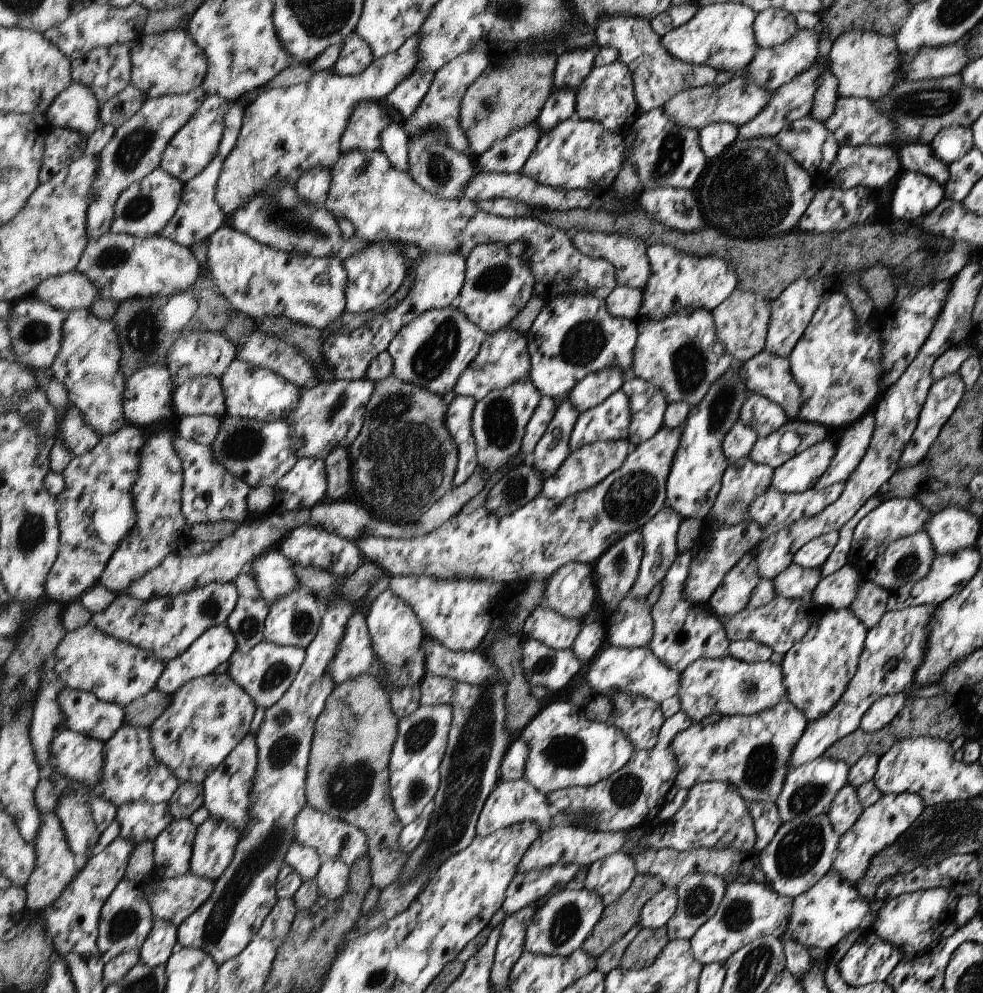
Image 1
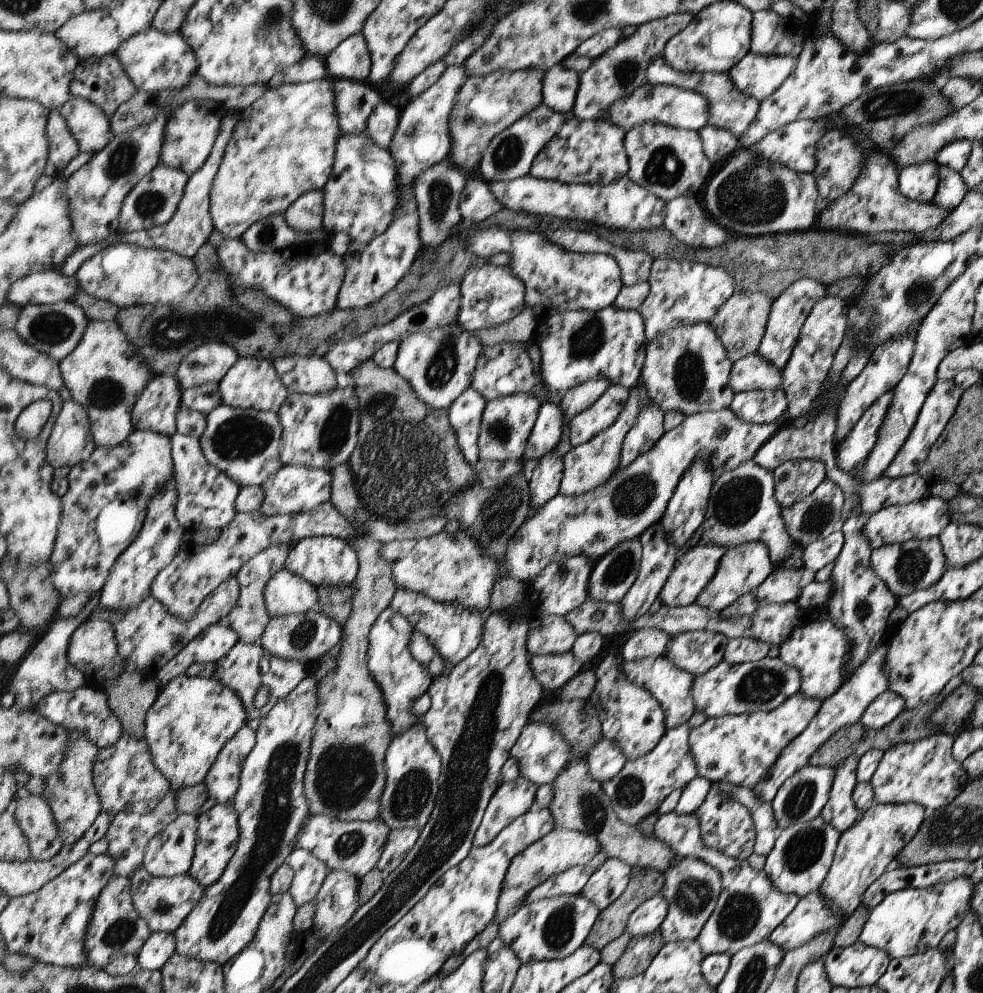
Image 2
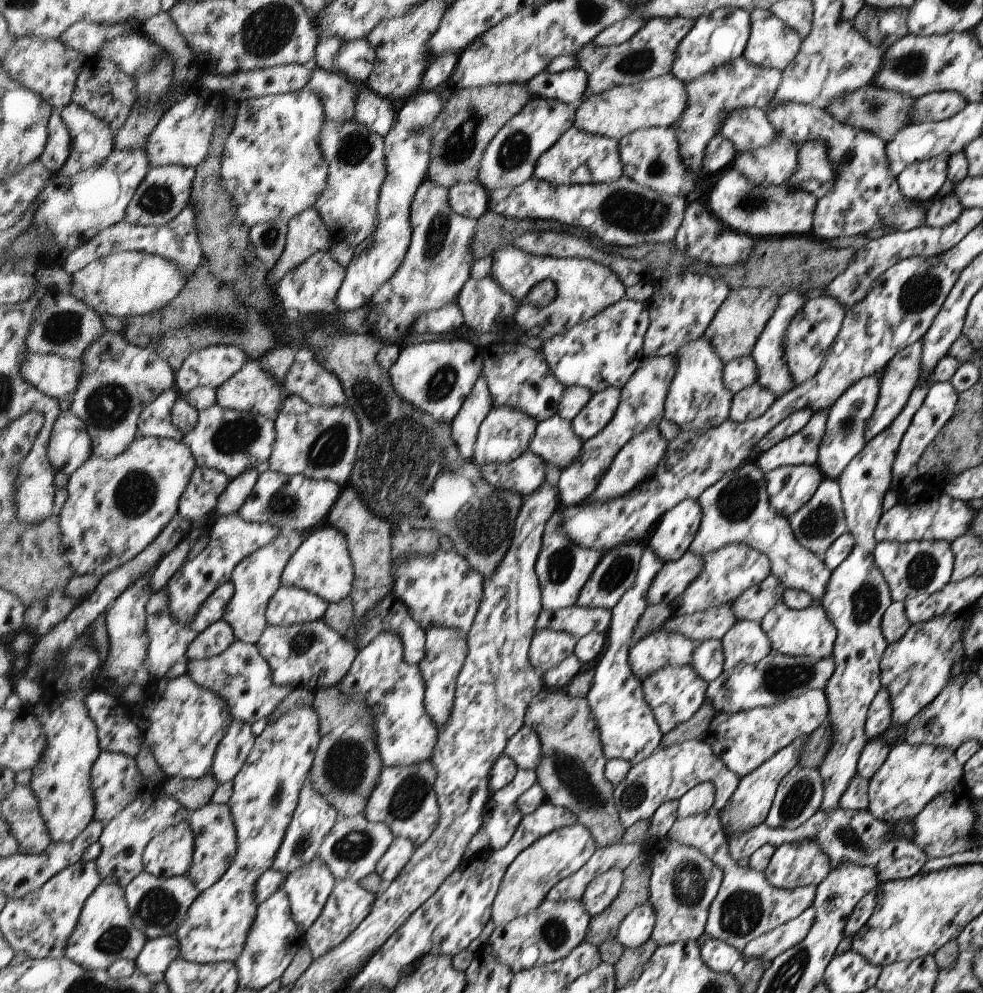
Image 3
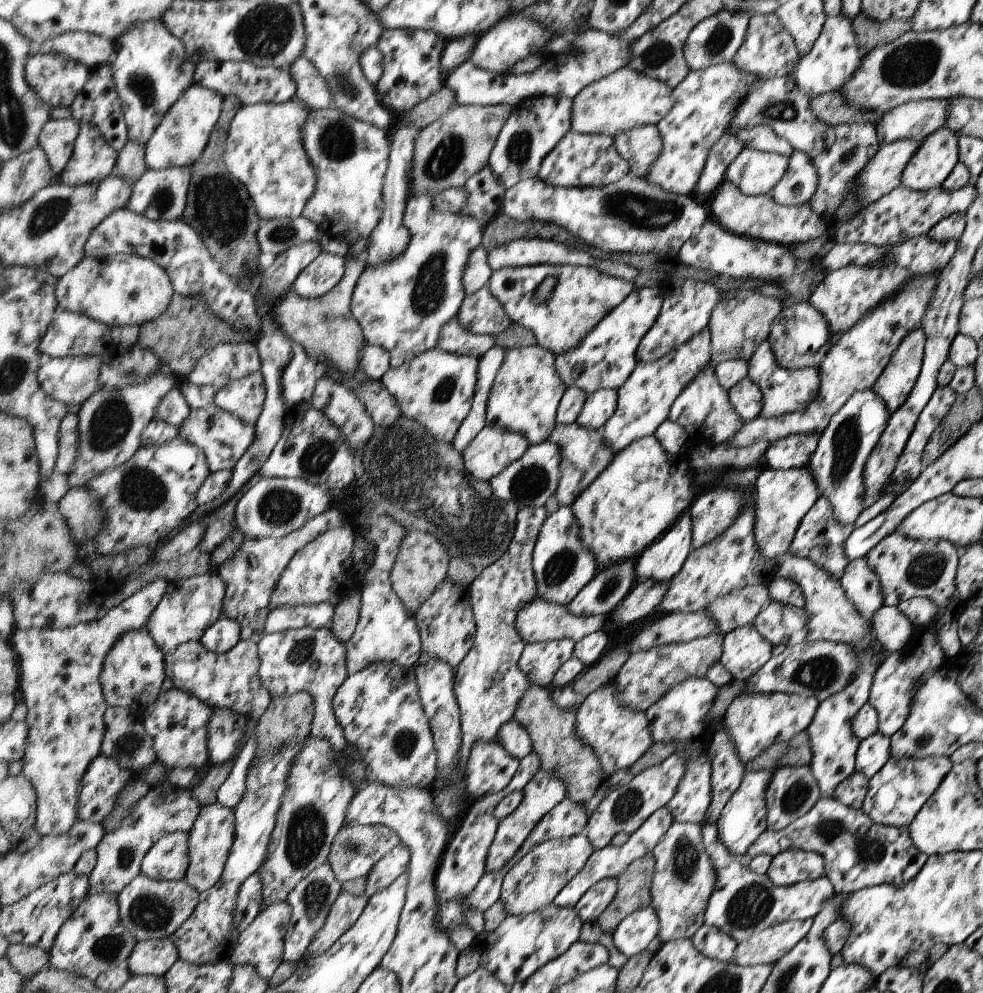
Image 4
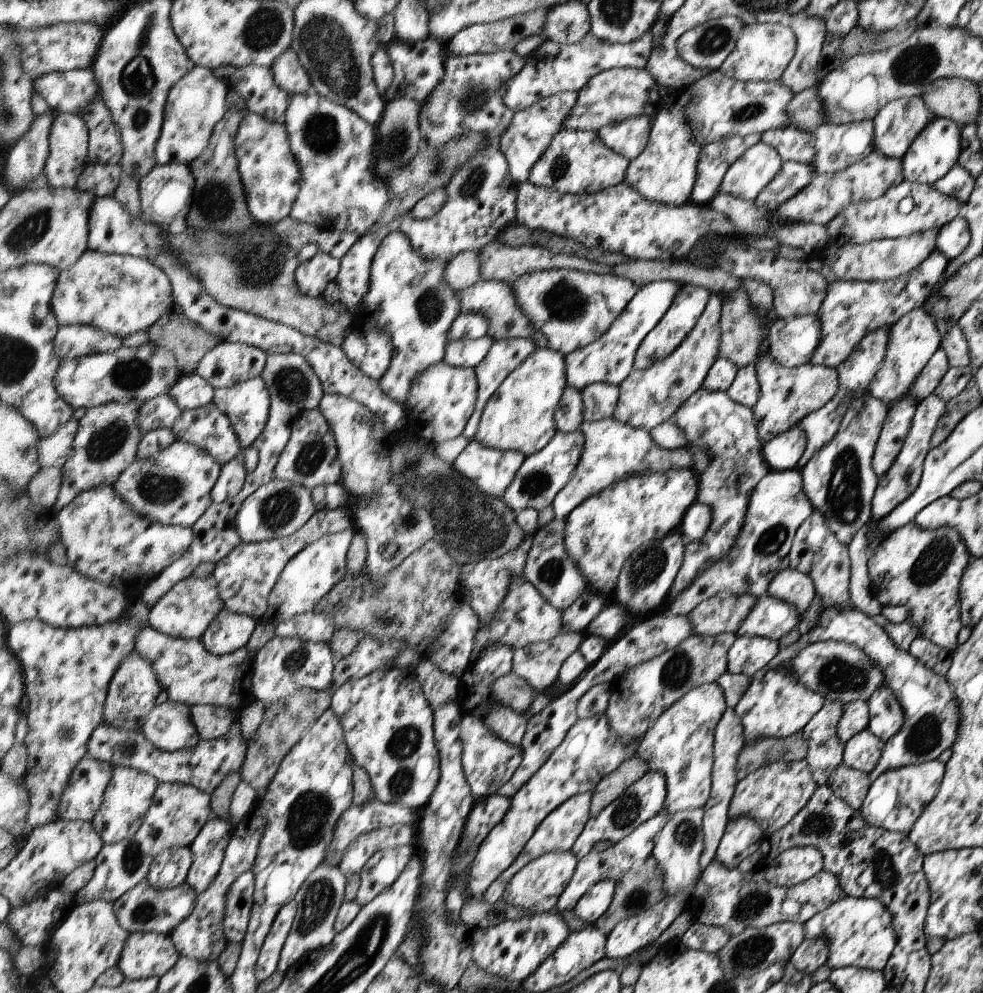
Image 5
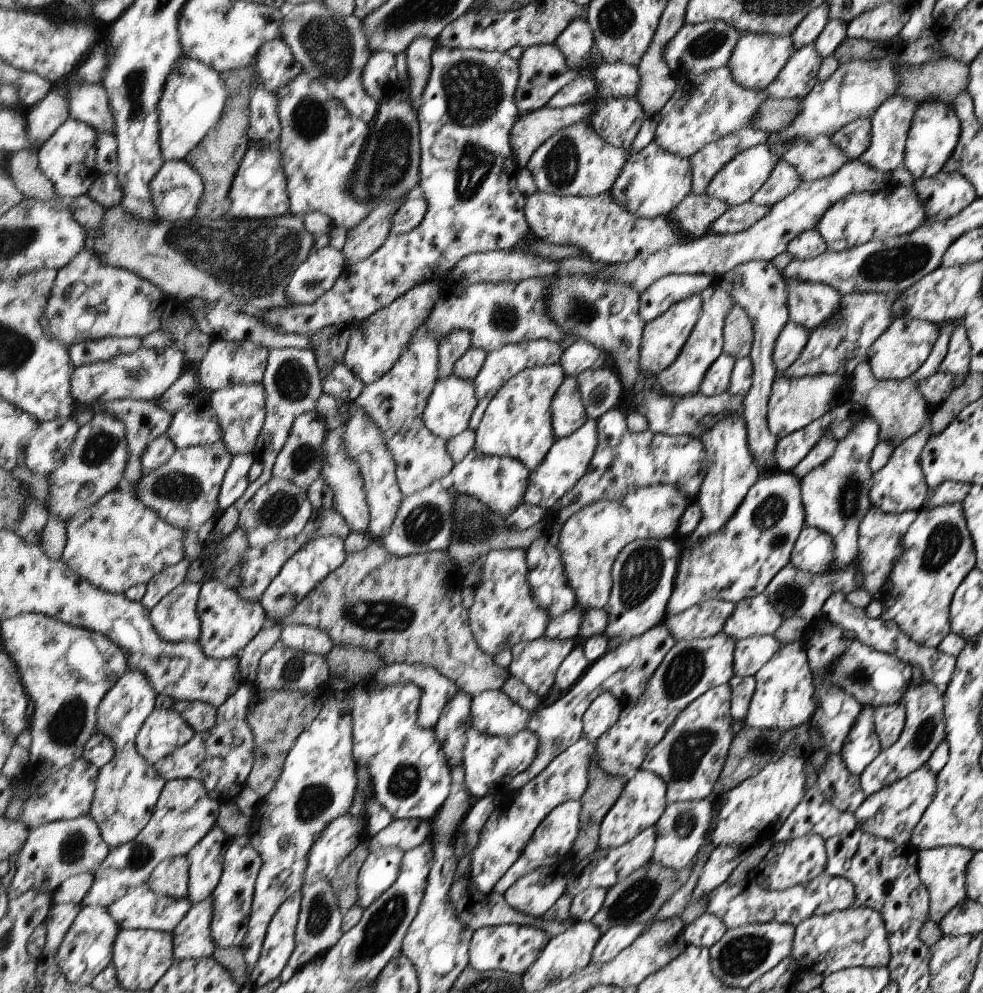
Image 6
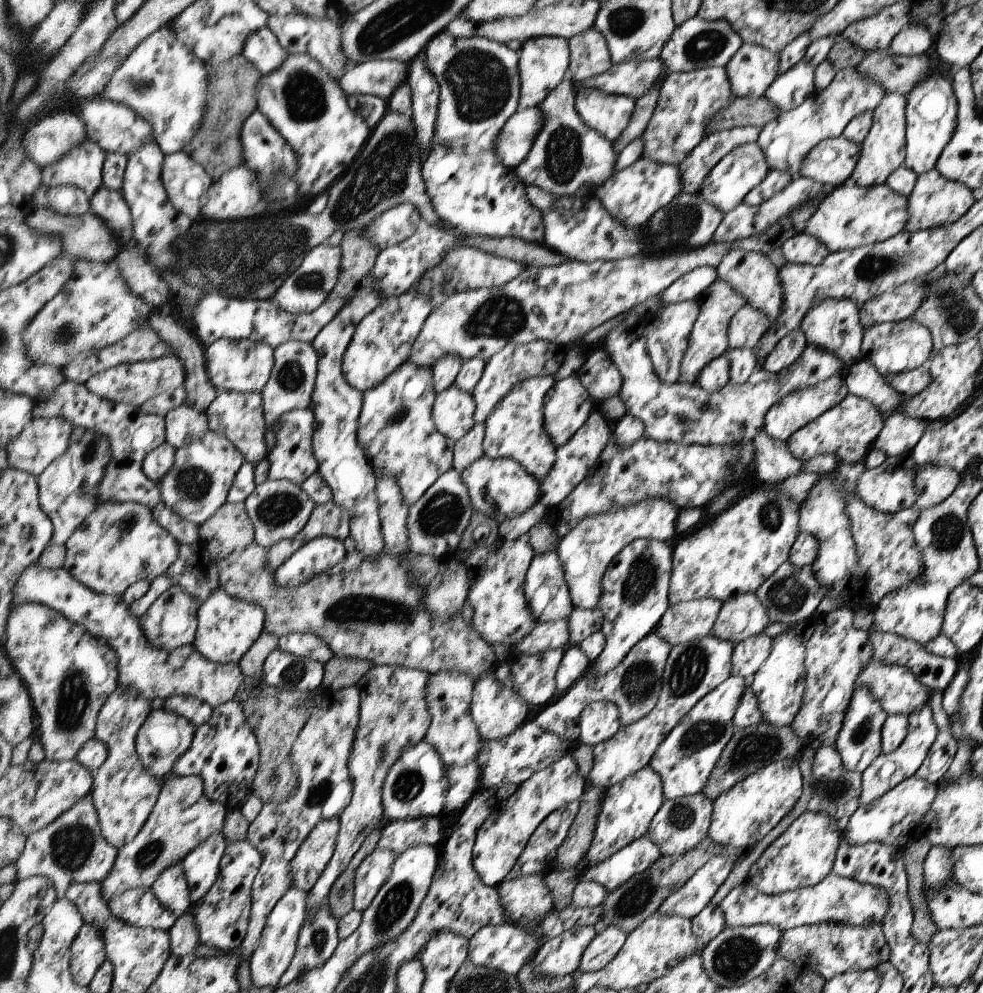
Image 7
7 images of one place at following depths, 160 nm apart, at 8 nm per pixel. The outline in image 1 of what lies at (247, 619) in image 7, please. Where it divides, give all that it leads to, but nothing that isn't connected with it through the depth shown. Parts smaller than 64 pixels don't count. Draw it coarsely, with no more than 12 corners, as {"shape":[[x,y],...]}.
{"shape":[[214,626],[166,664],[158,689],[174,695],[212,674],[236,650],[232,630]]}

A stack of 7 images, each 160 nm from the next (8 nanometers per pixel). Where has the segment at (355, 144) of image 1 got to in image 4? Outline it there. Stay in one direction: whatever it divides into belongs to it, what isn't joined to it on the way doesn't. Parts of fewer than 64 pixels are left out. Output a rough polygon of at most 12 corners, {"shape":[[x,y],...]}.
{"shape":[[302,55],[287,69],[309,110],[334,102],[326,80]]}

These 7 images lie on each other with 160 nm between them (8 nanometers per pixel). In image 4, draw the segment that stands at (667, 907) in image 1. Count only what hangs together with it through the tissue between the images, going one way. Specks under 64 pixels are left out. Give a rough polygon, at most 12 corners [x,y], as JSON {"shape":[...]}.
{"shape":[[652,906],[630,915],[615,931],[626,957],[645,951],[660,935]]}

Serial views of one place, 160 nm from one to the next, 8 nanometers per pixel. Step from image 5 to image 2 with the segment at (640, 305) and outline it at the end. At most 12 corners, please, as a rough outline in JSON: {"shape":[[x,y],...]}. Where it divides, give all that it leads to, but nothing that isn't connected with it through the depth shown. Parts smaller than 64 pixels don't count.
{"shape":[[566,310],[538,322],[549,391],[594,378],[636,387],[638,310]]}

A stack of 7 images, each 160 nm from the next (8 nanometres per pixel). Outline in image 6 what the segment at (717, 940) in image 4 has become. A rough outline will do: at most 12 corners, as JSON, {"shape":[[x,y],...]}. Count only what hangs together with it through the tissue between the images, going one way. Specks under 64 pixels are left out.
{"shape":[[703,913],[685,928],[689,945],[710,948],[727,926]]}

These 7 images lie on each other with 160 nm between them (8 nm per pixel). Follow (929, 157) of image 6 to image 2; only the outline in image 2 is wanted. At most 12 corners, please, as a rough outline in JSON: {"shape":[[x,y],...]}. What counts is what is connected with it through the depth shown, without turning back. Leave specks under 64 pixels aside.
{"shape":[[935,161],[900,168],[904,197],[930,203],[940,187]]}

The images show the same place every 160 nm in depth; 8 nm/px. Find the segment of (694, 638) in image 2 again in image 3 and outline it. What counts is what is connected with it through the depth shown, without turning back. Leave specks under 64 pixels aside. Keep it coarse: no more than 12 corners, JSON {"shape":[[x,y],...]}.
{"shape":[[722,640],[694,644],[690,666],[705,681],[722,674]]}

